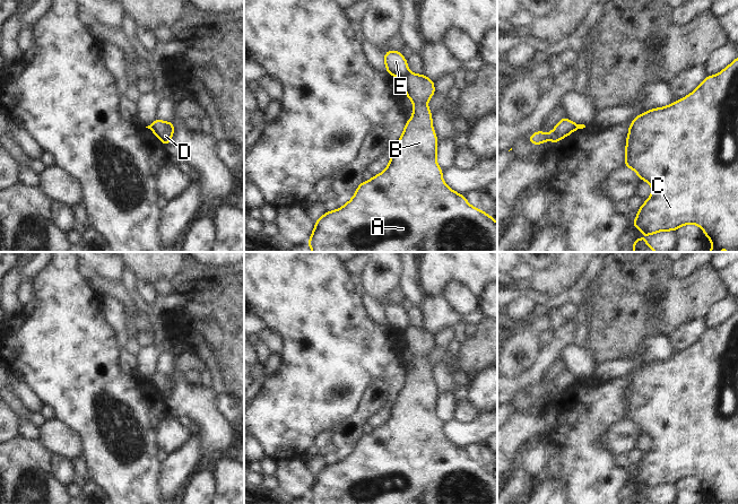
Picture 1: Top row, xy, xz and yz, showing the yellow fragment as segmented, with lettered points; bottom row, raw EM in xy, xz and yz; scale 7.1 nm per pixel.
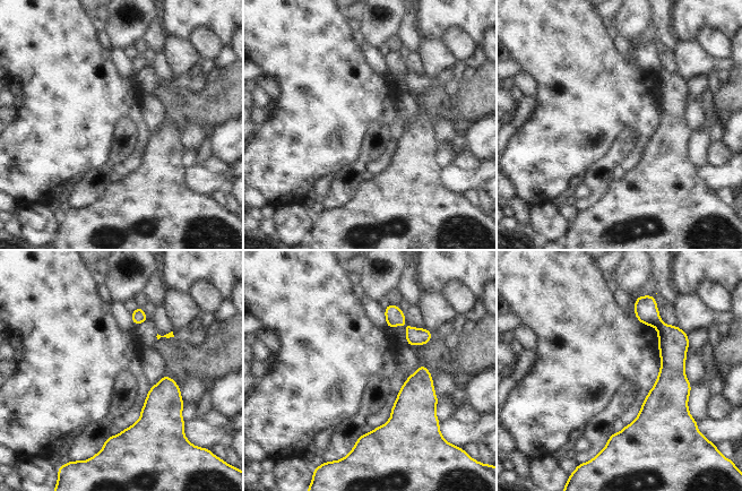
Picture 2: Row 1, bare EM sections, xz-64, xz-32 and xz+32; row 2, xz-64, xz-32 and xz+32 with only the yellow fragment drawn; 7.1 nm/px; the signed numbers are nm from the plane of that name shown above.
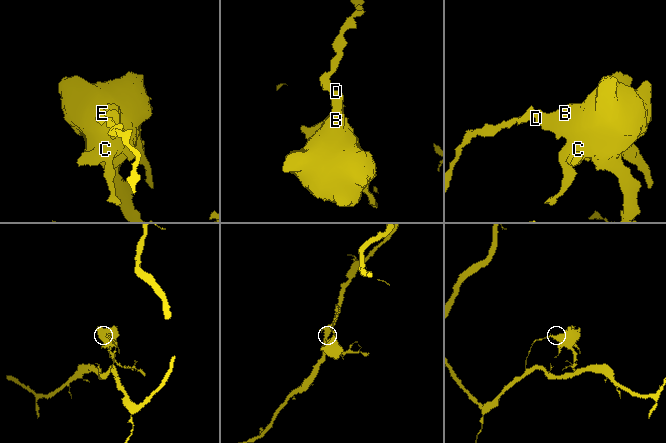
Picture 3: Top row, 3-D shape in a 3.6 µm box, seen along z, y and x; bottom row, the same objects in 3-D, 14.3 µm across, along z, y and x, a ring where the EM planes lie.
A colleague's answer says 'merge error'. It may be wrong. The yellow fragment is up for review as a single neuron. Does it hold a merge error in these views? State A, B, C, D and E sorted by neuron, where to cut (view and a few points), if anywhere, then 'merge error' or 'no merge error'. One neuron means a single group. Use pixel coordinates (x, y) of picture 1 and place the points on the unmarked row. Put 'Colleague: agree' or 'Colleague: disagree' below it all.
A B C D / E | xz (409, 326), (401, 330) | merge error
Colleague: agree

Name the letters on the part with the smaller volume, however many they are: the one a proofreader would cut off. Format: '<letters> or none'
A, B, C, D

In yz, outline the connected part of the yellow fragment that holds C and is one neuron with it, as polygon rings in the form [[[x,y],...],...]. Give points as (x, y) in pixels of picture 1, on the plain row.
[[[738,311],[720,327],[707,329],[683,353],[636,370],[630,377],[625,420],[633,422],[653,441],[632,479],[653,488],[696,477],[714,496],[709,504],[738,504]]]

